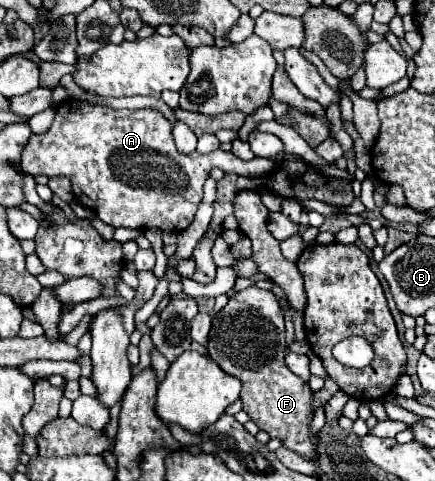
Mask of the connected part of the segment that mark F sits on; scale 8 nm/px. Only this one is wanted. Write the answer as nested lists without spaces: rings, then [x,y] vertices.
[[[248,287],[226,303],[212,319],[212,329],[208,337],[208,355],[222,367],[228,375],[242,381],[242,409],[270,437],[282,441],[284,447],[296,451],[304,459],[314,459],[318,455],[318,435],[312,435],[310,425],[314,419],[312,411],[312,389],[284,363],[286,353],[286,329],[284,311],[272,291],[262,291],[258,287]]]

